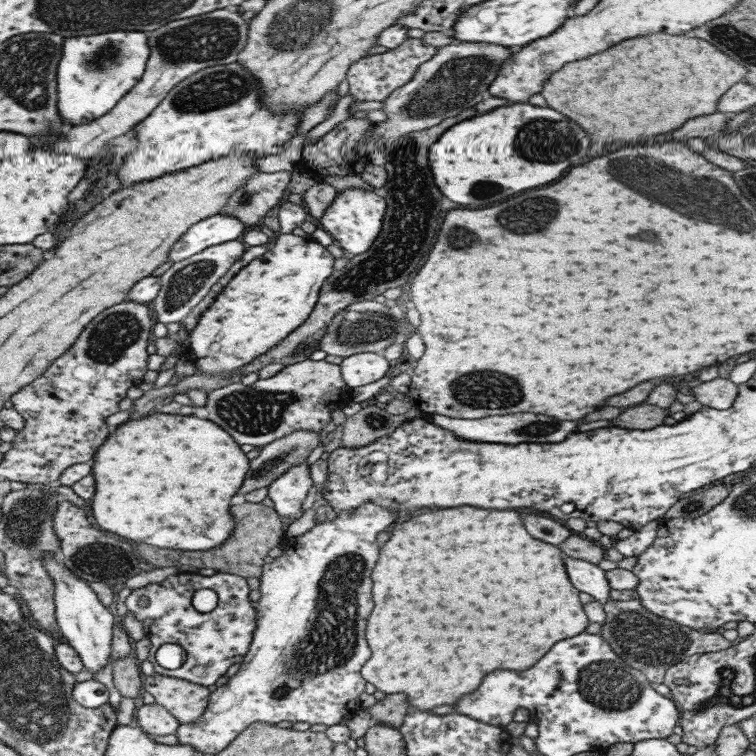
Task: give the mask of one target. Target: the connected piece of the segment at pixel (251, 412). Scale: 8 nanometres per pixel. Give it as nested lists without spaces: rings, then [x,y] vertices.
[[[308,359],[284,366],[271,378],[258,379],[251,386],[243,386],[238,381],[207,392],[204,407],[207,410],[206,419],[220,426],[238,445],[251,444],[259,449],[295,430],[309,430],[319,434],[321,427],[331,420],[333,410],[341,410],[343,406],[351,404],[350,391],[340,376],[339,365]]]

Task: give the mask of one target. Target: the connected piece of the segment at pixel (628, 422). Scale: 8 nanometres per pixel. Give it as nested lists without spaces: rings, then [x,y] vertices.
[[[641,404],[641,406],[633,406],[633,408],[621,412],[617,418],[613,418],[609,422],[611,422],[611,426],[625,428],[625,430],[649,430],[653,426],[659,426],[665,414],[668,412],[661,408]]]

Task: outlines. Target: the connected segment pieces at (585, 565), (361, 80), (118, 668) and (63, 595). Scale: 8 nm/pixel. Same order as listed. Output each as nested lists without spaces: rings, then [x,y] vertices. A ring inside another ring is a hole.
[[[563,558],[565,572],[569,576],[569,582],[579,590],[593,597],[597,603],[605,603],[608,600],[610,588],[607,584],[604,571],[584,560],[575,558]]]
[[[409,38],[403,40],[399,46],[387,51],[371,56],[361,57],[352,65],[349,65],[345,78],[348,84],[348,92],[351,94],[351,105],[363,100],[383,101],[395,87],[399,87],[409,80],[412,80],[415,69],[429,58],[433,57],[437,51],[435,46],[425,44],[421,39]]]
[[[132,654],[112,662],[112,682],[120,696],[135,699],[141,694],[142,675]]]
[[[45,552],[43,554],[43,567],[49,573],[51,581],[53,581],[54,590],[54,617],[56,620],[58,634],[61,638],[65,638],[65,642],[79,656],[83,668],[91,674],[99,672],[101,668],[105,668],[107,658],[111,654],[111,636],[113,636],[114,618],[111,612],[99,602],[93,592],[87,587],[87,582],[73,576],[60,561],[59,555],[53,552]]]

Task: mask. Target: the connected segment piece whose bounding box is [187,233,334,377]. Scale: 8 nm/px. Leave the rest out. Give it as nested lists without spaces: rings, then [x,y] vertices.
[[[277,235],[273,248],[234,274],[187,333],[188,357],[205,377],[233,370],[273,349],[306,322],[324,280],[333,271],[333,256],[309,236]]]

